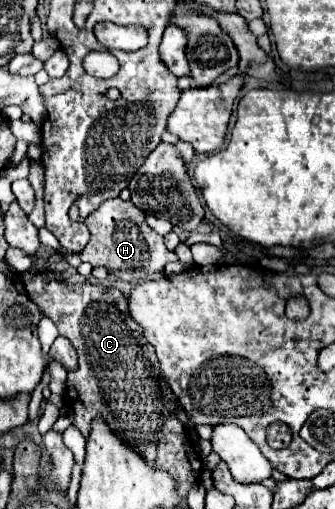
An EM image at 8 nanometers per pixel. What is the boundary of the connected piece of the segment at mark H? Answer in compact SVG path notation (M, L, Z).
M120 198L106 200L96 212L86 218L86 226L92 238L84 252L80 252L82 262L92 264L94 268L104 266L110 274L130 284L138 284L150 274L162 272L168 262L178 260L176 254L164 246L164 238L146 224L146 216L134 204Z

